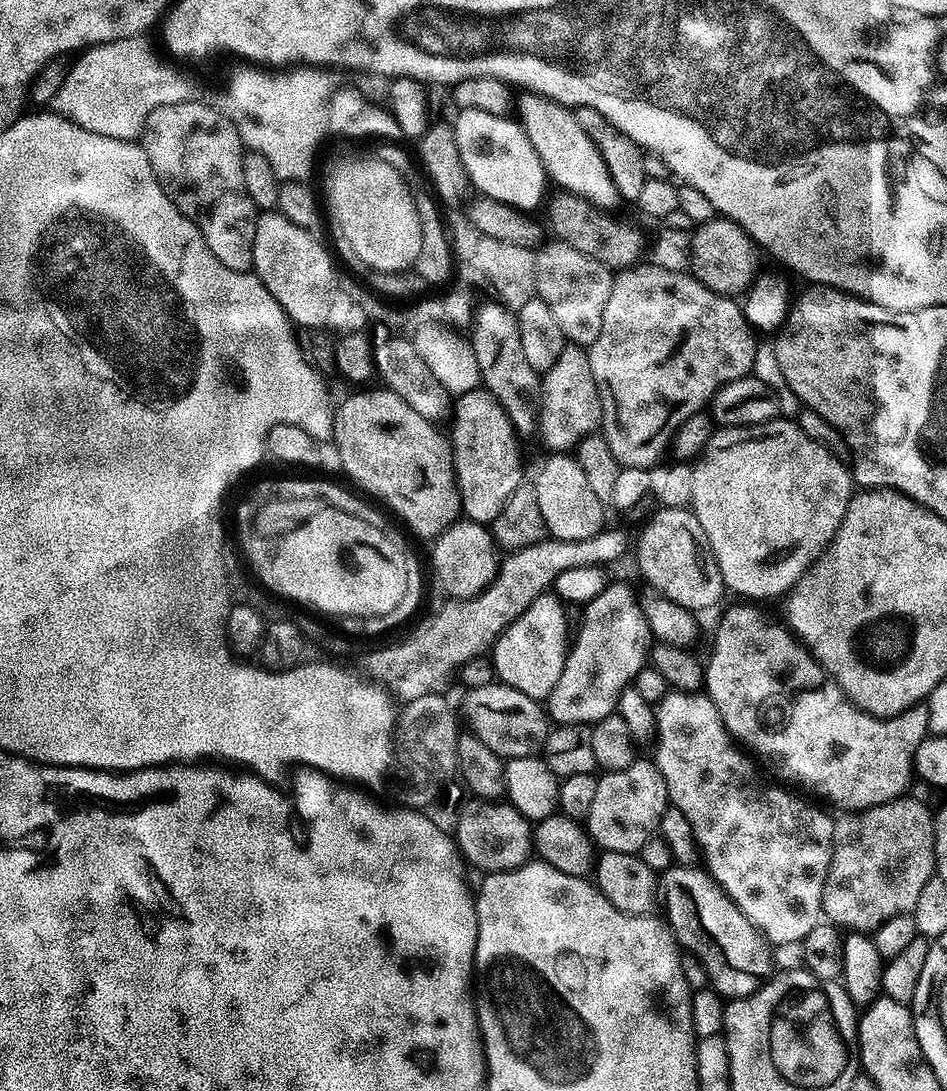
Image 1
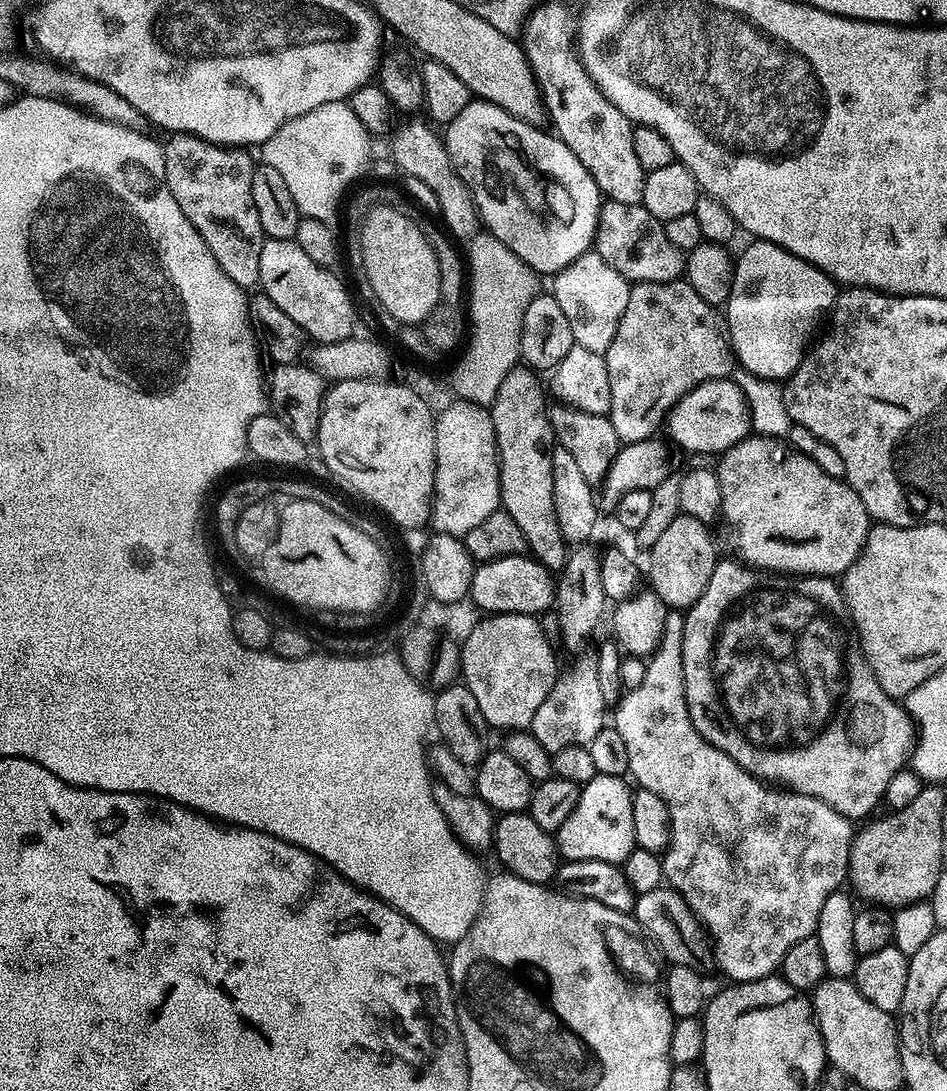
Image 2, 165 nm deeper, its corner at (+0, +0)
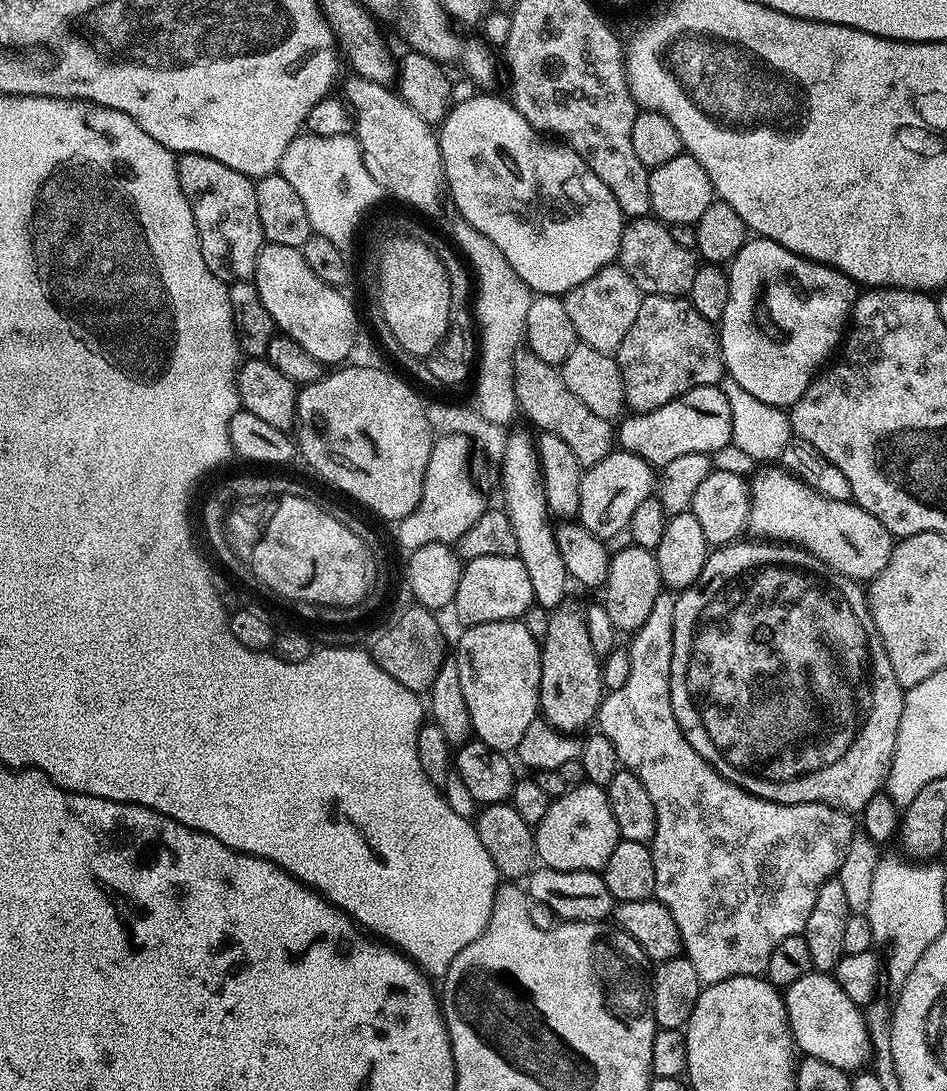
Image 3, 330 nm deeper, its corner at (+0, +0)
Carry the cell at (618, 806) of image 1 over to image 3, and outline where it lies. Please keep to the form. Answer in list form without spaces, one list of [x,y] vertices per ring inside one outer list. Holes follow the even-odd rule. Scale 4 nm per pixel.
[[[587,782],[569,787],[566,794],[553,799],[542,822],[534,825],[534,835],[537,861],[545,868],[567,872],[600,872],[621,839],[607,791]]]

